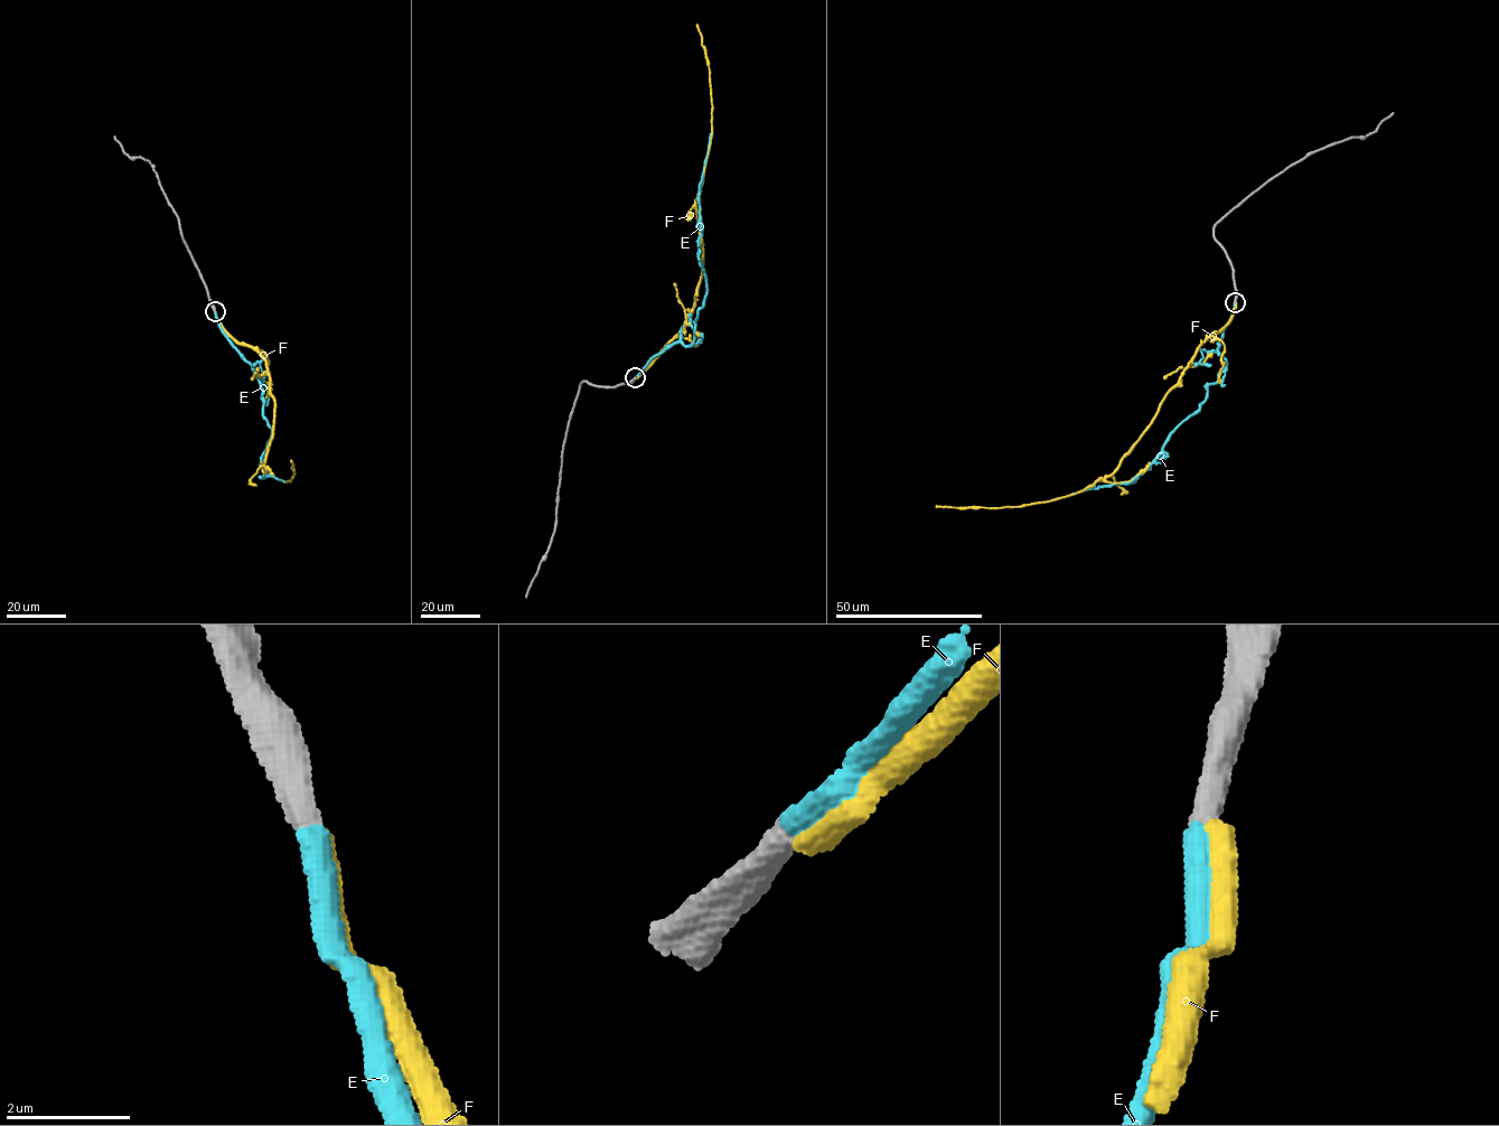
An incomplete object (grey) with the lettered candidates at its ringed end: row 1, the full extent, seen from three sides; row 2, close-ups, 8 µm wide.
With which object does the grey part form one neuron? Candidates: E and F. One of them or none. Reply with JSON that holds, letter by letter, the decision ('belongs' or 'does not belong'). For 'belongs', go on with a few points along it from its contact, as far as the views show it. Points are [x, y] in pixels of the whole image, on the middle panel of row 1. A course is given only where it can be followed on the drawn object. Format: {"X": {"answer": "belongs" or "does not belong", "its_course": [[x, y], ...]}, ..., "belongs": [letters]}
{"E": {"answer": "belongs", "its_course": [[635, 377], [663, 350], [693, 341], [708, 285], [698, 255], [698, 196], [710, 133]]}, "F": {"answer": "does not belong"}, "belongs": ["E"]}

